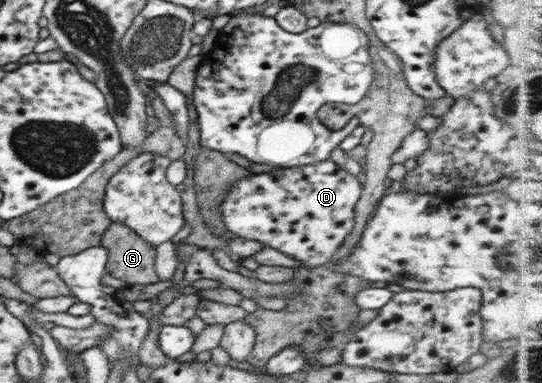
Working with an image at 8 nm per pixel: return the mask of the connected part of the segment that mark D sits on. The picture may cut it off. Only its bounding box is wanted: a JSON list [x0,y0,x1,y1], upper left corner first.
[217,159,362,267]

